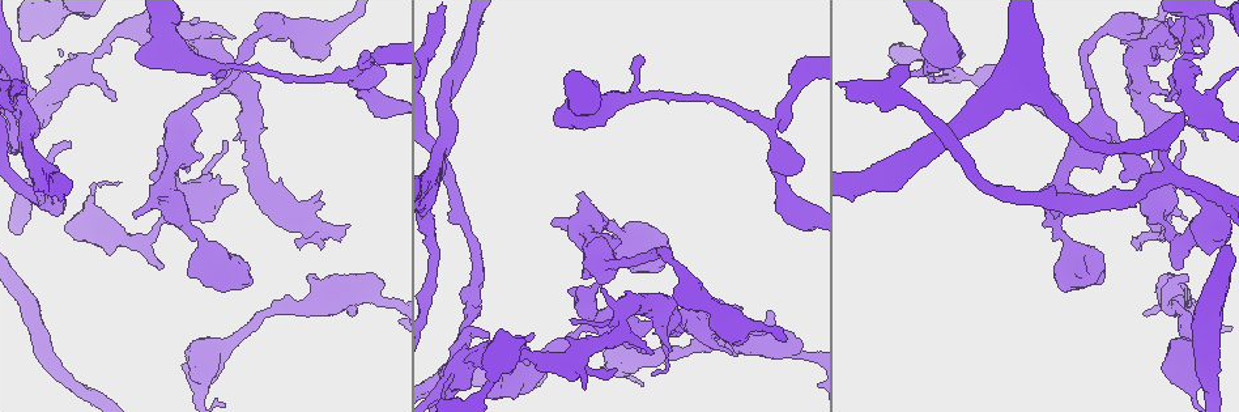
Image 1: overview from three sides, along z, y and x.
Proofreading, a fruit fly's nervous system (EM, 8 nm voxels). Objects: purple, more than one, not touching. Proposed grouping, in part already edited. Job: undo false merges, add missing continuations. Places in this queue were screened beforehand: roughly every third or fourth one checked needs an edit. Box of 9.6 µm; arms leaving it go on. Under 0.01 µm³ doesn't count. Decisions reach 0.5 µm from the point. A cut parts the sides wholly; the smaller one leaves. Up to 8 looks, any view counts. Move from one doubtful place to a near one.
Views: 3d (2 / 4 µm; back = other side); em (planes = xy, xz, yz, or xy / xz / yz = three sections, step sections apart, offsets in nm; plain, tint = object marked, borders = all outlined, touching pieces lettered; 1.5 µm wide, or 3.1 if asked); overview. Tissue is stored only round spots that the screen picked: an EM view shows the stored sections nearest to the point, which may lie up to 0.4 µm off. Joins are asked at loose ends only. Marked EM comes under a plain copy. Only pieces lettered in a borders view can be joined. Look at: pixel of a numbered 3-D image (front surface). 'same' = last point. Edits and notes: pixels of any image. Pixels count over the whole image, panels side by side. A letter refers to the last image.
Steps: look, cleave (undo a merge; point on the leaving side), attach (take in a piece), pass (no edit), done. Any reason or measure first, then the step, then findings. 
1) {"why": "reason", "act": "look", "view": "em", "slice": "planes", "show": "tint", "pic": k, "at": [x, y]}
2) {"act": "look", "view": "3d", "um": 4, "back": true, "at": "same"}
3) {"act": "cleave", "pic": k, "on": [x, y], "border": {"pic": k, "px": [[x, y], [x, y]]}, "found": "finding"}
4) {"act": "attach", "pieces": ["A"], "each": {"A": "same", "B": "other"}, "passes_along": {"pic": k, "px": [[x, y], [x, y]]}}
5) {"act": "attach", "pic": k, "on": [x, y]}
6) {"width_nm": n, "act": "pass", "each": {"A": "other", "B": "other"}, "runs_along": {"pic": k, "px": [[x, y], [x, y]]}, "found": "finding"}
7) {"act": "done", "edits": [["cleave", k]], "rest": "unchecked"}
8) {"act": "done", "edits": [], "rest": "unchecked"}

{"why": "closes a loop", "act": "look", "view": "em", "slice": "yz", "step": 4, "show": "tint", "pic": 1, "at": [996, 86]}

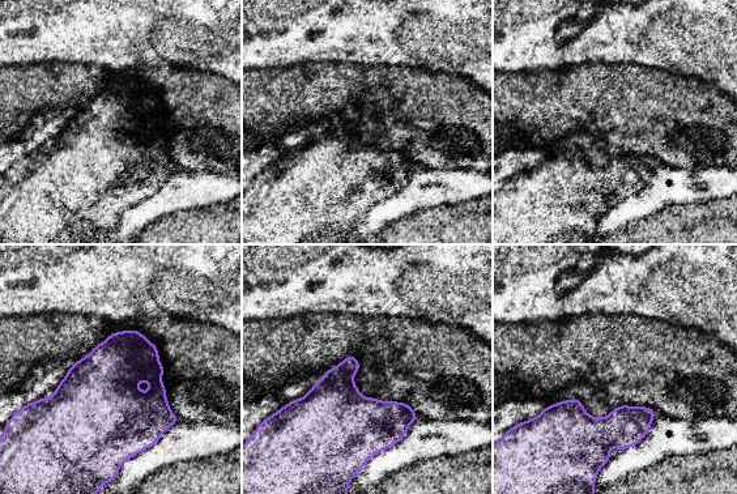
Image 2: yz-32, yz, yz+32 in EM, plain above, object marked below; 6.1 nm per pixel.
{"why": "cut it another way", "act": "look", "view": "em", "slice": "planes", "show": "tint", "at": "same"}

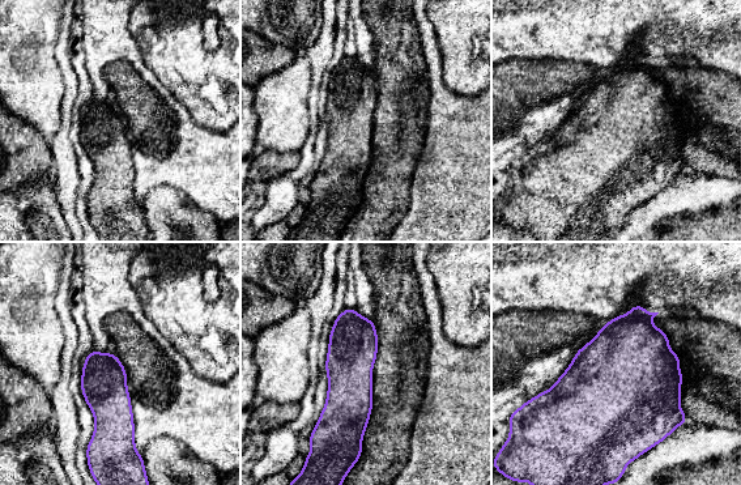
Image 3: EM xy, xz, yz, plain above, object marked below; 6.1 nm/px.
{"act": "look", "view": "em", "slice": "planes", "show": "borders", "at": "same"}

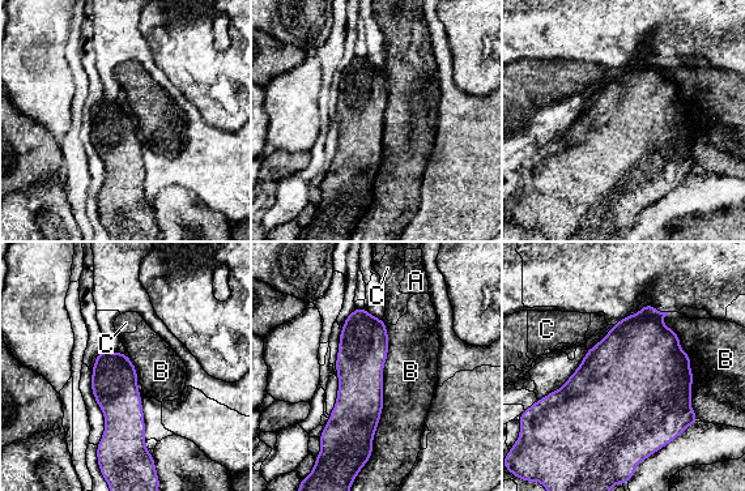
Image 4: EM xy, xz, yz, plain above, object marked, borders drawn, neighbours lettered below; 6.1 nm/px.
{"act": "pass", "each": {"A": "other", "B": "other", "C": "other"}, "border": {"pic": 4, "px": [[386, 325], [383, 409], [369, 457]]}, "found": "all the same neuron"}

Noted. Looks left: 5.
{"why": "branch stops here", "act": "look", "view": "3d", "um": 4, "pic": 1, "at": [348, 227]}

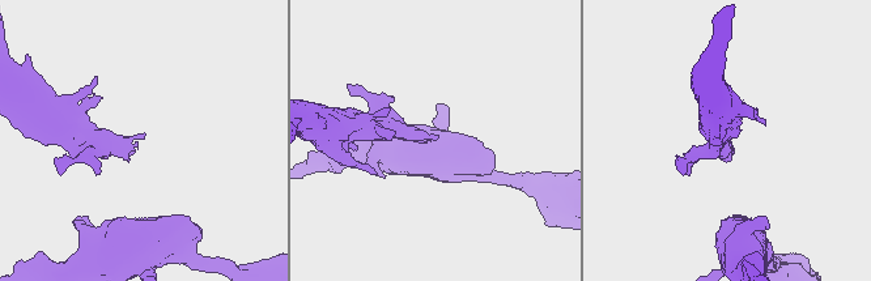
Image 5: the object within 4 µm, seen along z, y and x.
{"why": "shape alone is not enough", "act": "look", "view": "em", "slice": "planes", "show": "borders", "pic": 5, "at": [143, 136]}

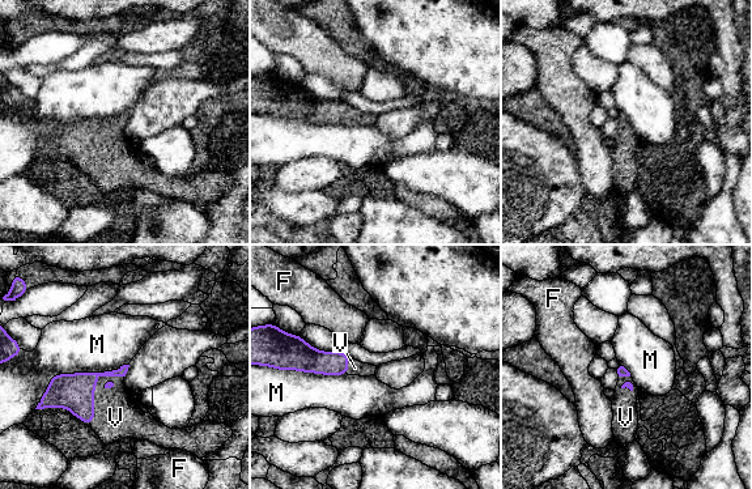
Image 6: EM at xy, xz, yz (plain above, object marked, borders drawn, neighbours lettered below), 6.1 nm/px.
{"act": "attach", "pieces": ["V"], "each": {"F": "other", "M": "other", "V": "same"}, "found": "it goes on there"}

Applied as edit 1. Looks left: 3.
{"act": "look", "view": "overview"}

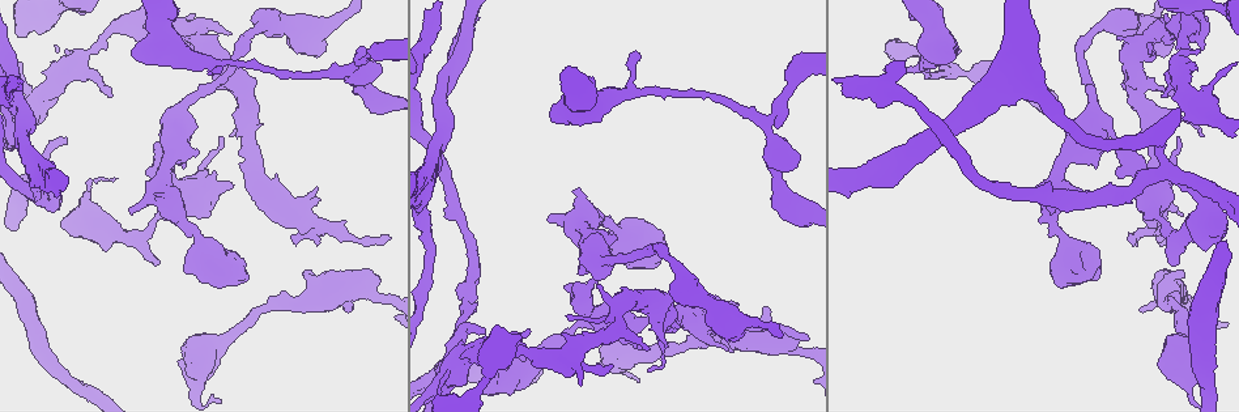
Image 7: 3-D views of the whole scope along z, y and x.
{"why": "thick end", "act": "look", "view": "em", "slice": "xz", "step": 8, "show": "borders", "pic": 7, "at": [1141, 311]}

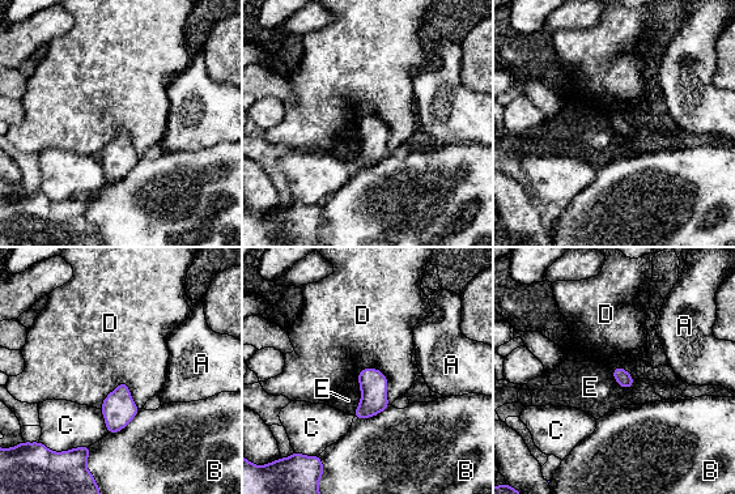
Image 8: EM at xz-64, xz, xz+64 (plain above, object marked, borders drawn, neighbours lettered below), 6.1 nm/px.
{"act": "look", "view": "em", "slice": "planes", "show": "borders", "at": "same"}

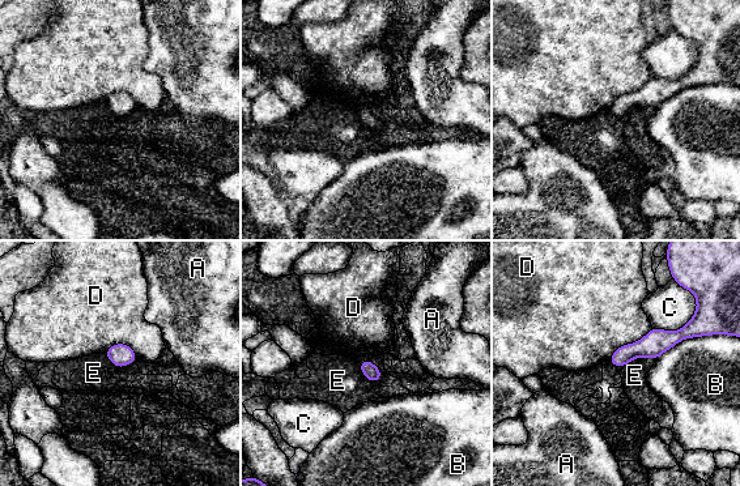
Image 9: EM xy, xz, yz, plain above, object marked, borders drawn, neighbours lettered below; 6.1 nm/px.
{"act": "pass", "each": {"A": "other", "B": "other", "C": "other", "D": "other", "E": "other"}, "found": "none of them fits"}

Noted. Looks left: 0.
{"act": "done", "edits": [["attach", 6]], "rest": "unchecked"}

